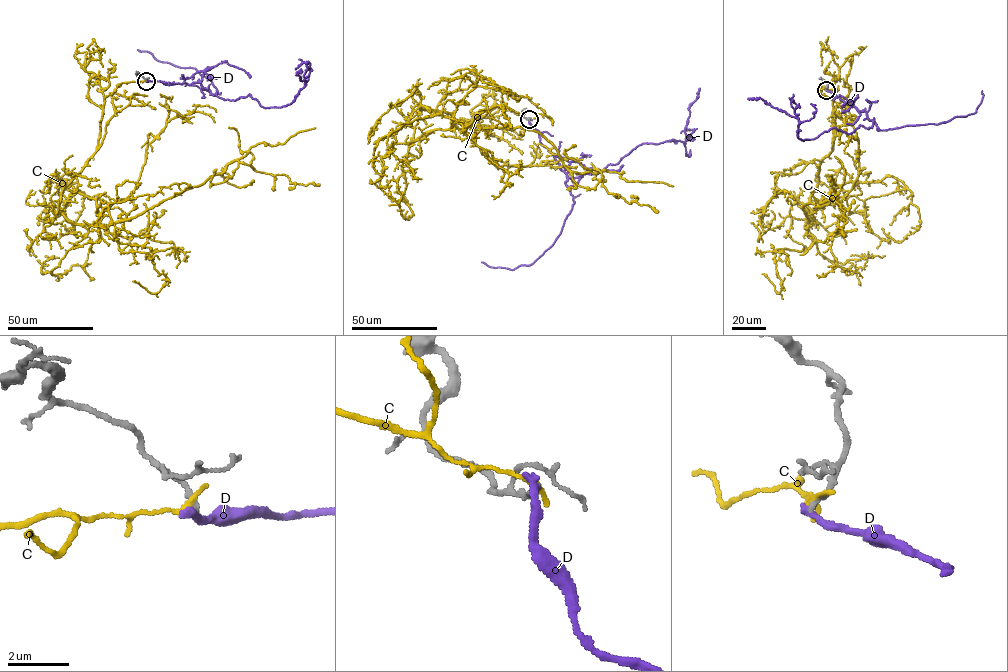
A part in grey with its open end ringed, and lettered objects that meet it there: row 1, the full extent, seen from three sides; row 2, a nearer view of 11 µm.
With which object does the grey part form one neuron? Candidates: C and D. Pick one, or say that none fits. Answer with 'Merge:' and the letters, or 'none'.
Merge: none

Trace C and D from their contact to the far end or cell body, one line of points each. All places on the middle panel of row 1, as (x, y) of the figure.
C: (529, 119), (496, 106), (462, 125), (419, 106), (537, 132), (571, 170), (599, 170), (608, 193), (657, 212)
D: (529, 118), (572, 187), (583, 174), (598, 174), (644, 143), (684, 142), (689, 105), (700, 88)

